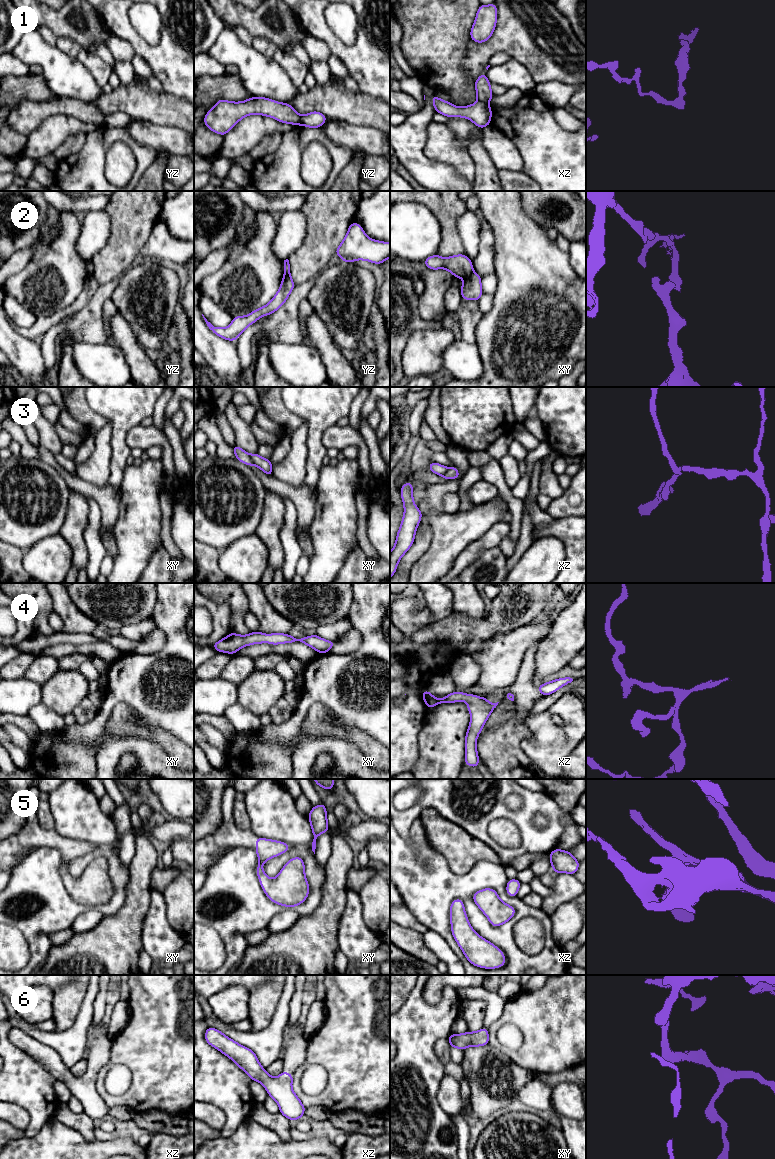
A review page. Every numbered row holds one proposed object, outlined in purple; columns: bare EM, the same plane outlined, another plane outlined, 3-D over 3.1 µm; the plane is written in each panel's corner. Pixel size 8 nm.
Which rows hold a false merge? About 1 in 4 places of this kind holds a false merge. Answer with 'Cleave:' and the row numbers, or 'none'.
Cleave: 1, 2, 3

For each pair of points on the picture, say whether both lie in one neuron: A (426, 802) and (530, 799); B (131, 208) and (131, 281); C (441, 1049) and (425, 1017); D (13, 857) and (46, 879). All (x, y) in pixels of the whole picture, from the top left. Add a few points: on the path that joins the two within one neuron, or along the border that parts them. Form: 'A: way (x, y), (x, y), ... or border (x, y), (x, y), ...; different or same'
A: way (453, 814), (477, 823), (491, 813), (506, 813); same
B: border (131, 265), (119, 276); different
C: border (446, 1037), (434, 1045), (442, 1063); different
D: border (39, 848), (30, 852), (10, 873); different

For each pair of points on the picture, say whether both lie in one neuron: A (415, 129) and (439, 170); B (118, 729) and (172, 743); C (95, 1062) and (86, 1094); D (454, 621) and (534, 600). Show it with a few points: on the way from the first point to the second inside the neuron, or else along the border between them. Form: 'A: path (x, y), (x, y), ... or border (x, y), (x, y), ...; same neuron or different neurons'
A: path (415, 141), (415, 153), (427, 165); same neuron
B: path (131, 729), (151, 732), (159, 736); same neuron
C: path (92, 1070), (86, 1086); same neuron
D: path (474, 624), (494, 623), (514, 606); same neuron

